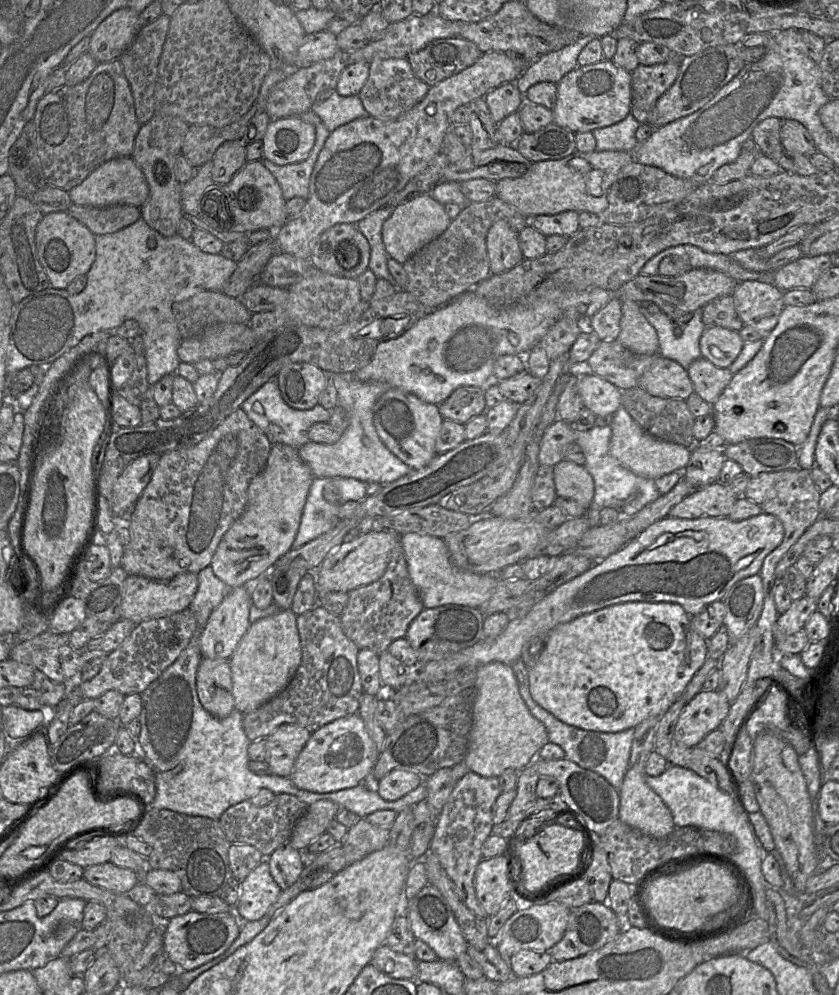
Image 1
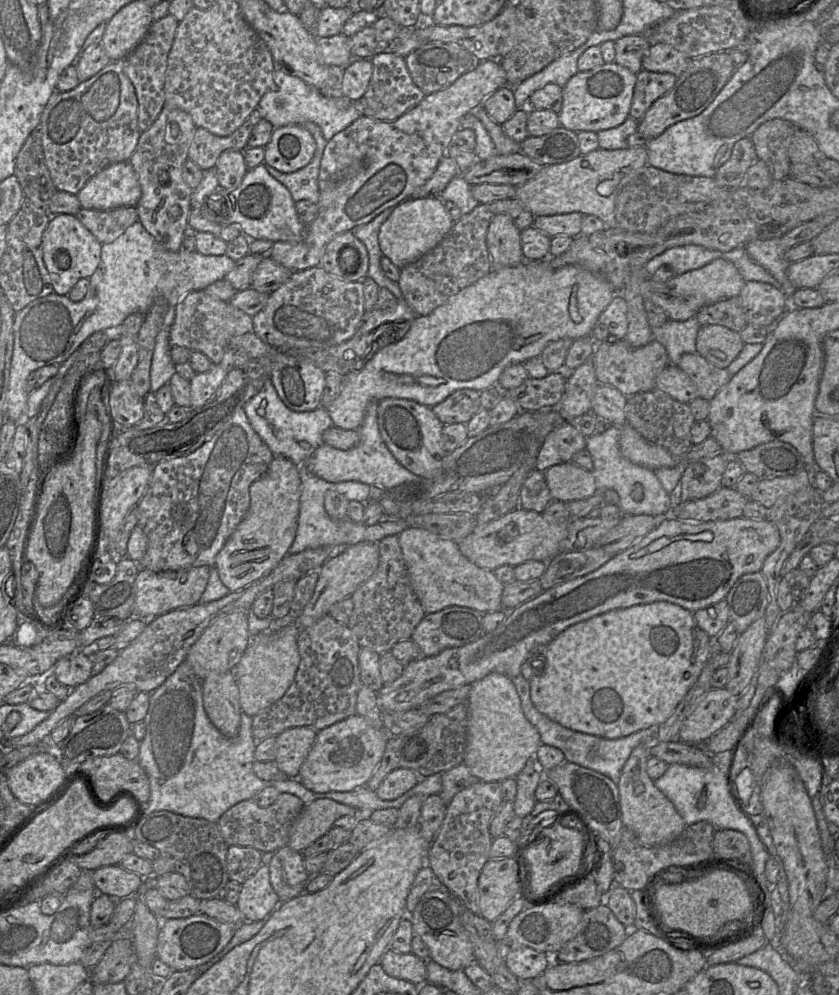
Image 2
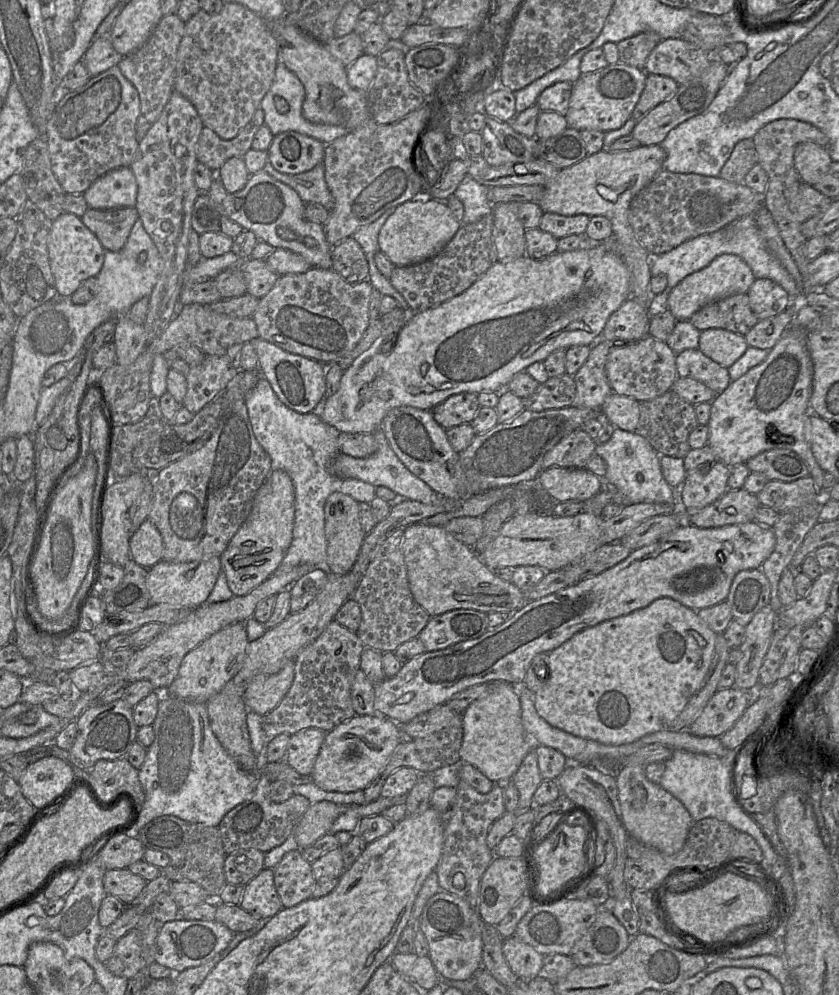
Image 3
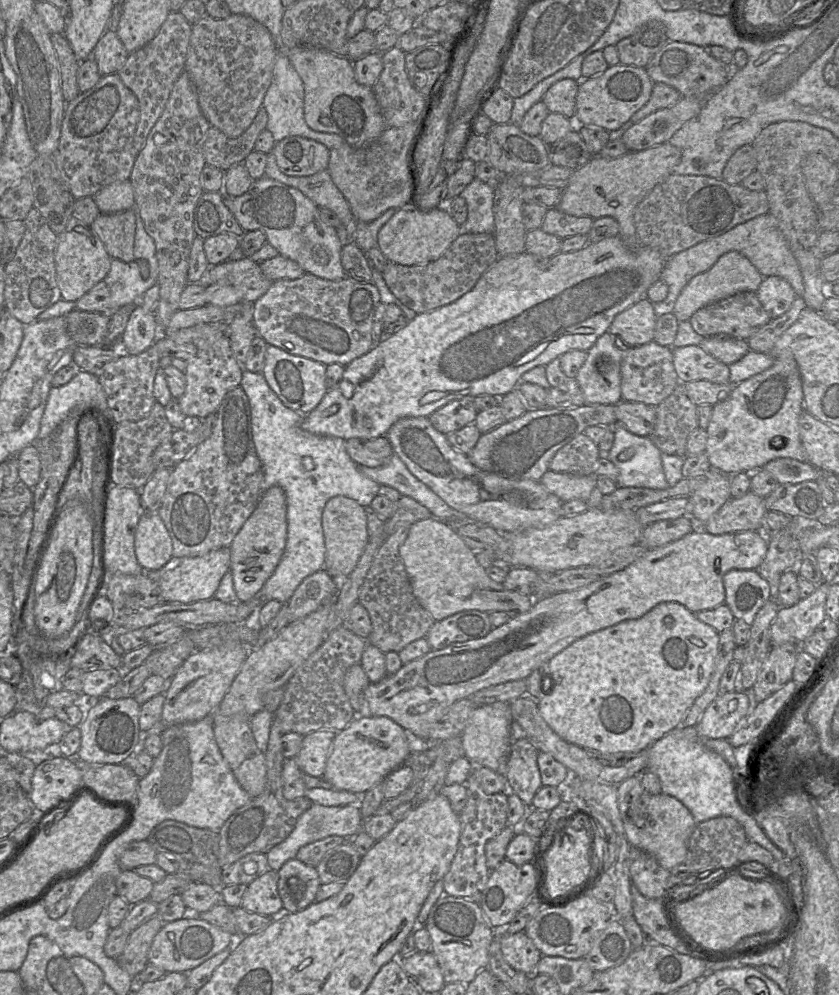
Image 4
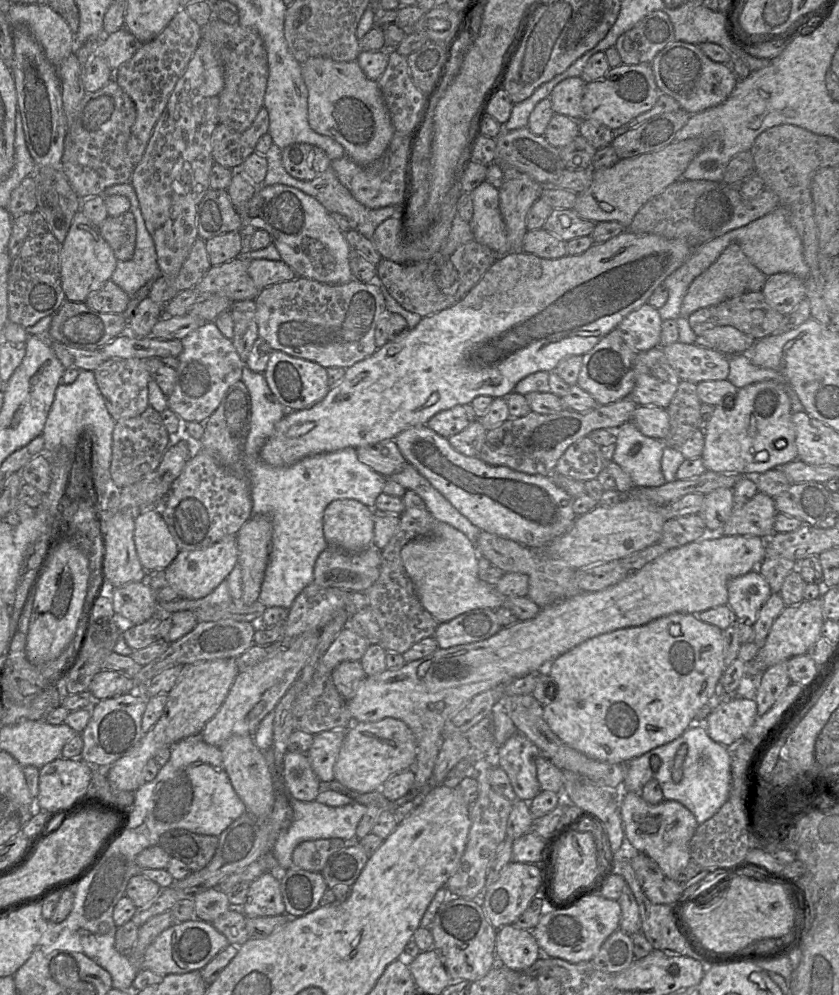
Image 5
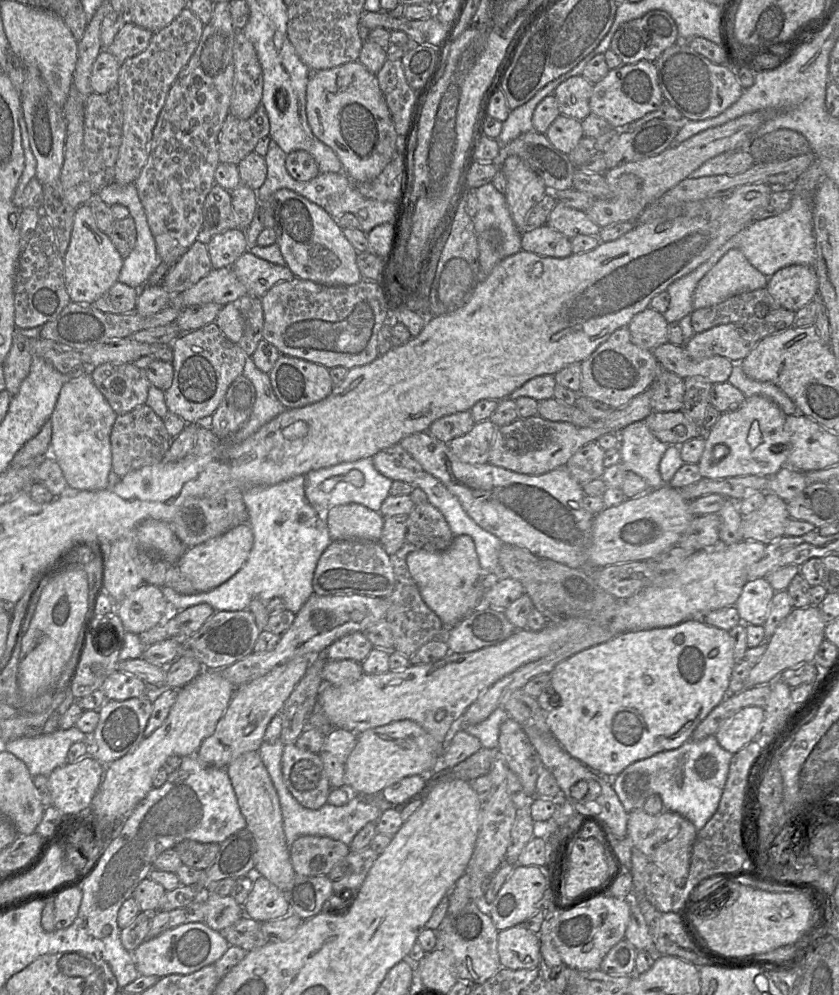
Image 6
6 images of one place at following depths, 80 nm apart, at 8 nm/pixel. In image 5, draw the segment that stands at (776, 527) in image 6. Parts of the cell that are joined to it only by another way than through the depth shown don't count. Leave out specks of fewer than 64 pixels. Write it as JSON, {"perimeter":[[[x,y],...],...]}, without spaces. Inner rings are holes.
{"perimeter":[[[758,492],[746,504],[735,507],[725,523],[722,535],[756,536],[768,540],[774,532],[774,520],[777,515],[774,499]]]}

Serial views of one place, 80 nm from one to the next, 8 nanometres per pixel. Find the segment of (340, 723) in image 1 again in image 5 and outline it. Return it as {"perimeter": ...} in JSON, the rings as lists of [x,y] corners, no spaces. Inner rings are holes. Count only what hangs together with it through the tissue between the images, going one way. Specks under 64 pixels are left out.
{"perimeter":[[[395,718],[376,722],[354,722],[345,730],[345,738],[334,765],[335,780],[359,793],[381,789],[392,775],[414,766],[416,739],[406,723]]]}

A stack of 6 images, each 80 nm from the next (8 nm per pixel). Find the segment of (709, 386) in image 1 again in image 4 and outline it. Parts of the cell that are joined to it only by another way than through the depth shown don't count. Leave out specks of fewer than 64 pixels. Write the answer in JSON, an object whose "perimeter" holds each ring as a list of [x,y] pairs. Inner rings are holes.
{"perimeter":[[[700,345],[672,347],[672,354],[673,365],[681,383],[697,380],[729,383],[728,365],[708,354]]]}

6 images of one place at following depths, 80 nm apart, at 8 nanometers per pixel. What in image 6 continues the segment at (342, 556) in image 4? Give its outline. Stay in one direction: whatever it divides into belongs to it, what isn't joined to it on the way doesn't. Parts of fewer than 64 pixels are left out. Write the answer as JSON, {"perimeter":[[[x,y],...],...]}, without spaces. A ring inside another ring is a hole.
{"perimeter":[[[349,503],[331,508],[327,525],[332,541],[354,539],[379,542],[384,520],[380,512],[358,503]]]}

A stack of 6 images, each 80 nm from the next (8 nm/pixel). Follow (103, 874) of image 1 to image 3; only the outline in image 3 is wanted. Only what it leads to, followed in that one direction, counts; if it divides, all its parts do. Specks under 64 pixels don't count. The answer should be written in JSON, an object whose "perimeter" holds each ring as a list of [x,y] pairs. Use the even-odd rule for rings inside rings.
{"perimeter":[[[127,868],[106,870],[103,886],[107,895],[115,896],[125,905],[131,903],[144,889],[147,881]]]}

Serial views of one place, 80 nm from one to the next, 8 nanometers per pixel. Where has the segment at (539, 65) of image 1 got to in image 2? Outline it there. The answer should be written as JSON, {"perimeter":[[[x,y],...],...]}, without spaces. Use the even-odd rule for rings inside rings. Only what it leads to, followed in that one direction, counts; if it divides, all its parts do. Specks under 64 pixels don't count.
{"perimeter":[[[588,40],[574,51],[554,60],[540,72],[522,81],[514,87],[515,106],[517,109],[528,109],[529,98],[533,92],[543,88],[547,84],[557,84],[561,87],[577,74],[578,59],[589,48]]]}

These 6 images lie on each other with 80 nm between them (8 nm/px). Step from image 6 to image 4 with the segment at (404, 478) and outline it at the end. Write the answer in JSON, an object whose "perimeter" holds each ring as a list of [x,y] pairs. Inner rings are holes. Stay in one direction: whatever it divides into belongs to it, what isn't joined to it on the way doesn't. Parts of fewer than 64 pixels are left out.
{"perimeter":[[[386,435],[371,438],[350,438],[345,440],[345,448],[357,465],[379,467],[392,455],[393,448]]]}

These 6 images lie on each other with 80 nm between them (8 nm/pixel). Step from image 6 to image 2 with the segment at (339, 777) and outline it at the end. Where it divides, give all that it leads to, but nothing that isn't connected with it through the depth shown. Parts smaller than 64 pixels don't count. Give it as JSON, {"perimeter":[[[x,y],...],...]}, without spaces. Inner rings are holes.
{"perimeter":[[[303,726],[289,728],[276,736],[276,758],[278,767],[290,778],[299,775],[317,736],[315,729]]]}

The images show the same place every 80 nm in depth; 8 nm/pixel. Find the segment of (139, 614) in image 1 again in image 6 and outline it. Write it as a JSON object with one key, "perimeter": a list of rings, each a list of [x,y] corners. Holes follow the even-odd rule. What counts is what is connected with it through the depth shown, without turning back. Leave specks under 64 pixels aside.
{"perimeter":[[[240,524],[223,535],[186,549],[177,562],[178,569],[192,582],[198,593],[210,591],[228,581],[246,562],[254,544],[252,528]]]}

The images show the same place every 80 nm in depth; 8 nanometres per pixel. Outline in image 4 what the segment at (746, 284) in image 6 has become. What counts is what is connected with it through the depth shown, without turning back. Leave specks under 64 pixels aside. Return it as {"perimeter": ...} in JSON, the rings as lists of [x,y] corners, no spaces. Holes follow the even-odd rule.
{"perimeter":[[[729,251],[706,272],[694,276],[676,299],[672,313],[680,321],[689,318],[700,308],[740,292],[755,292],[764,277],[740,252]]]}

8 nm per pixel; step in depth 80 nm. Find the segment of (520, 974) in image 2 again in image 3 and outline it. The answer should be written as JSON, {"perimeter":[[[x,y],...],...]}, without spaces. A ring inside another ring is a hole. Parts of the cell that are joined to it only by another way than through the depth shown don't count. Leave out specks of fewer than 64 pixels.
{"perimeter":[[[511,936],[503,940],[502,950],[509,967],[519,979],[531,979],[540,974],[543,955],[529,944]]]}

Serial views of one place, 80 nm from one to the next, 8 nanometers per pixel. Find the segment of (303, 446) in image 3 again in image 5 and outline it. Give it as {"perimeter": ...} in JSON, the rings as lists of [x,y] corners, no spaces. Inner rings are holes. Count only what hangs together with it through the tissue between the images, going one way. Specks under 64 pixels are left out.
{"perimeter":[[[245,365],[241,380],[250,393],[252,403],[250,430],[243,454],[243,463],[246,468],[246,476],[252,499],[252,513],[253,515],[268,517],[272,524],[269,560],[258,602],[266,607],[279,606],[284,609],[290,609],[300,592],[313,582],[316,560],[320,553],[329,546],[323,532],[323,516],[328,504],[334,500],[353,499],[373,509],[375,508],[376,499],[383,492],[388,479],[362,463],[358,459],[356,448],[352,447],[308,456],[286,467],[275,467],[263,462],[259,456],[262,446],[273,434],[276,423],[288,412],[292,411],[288,411],[272,393],[263,373],[254,372]]]}

